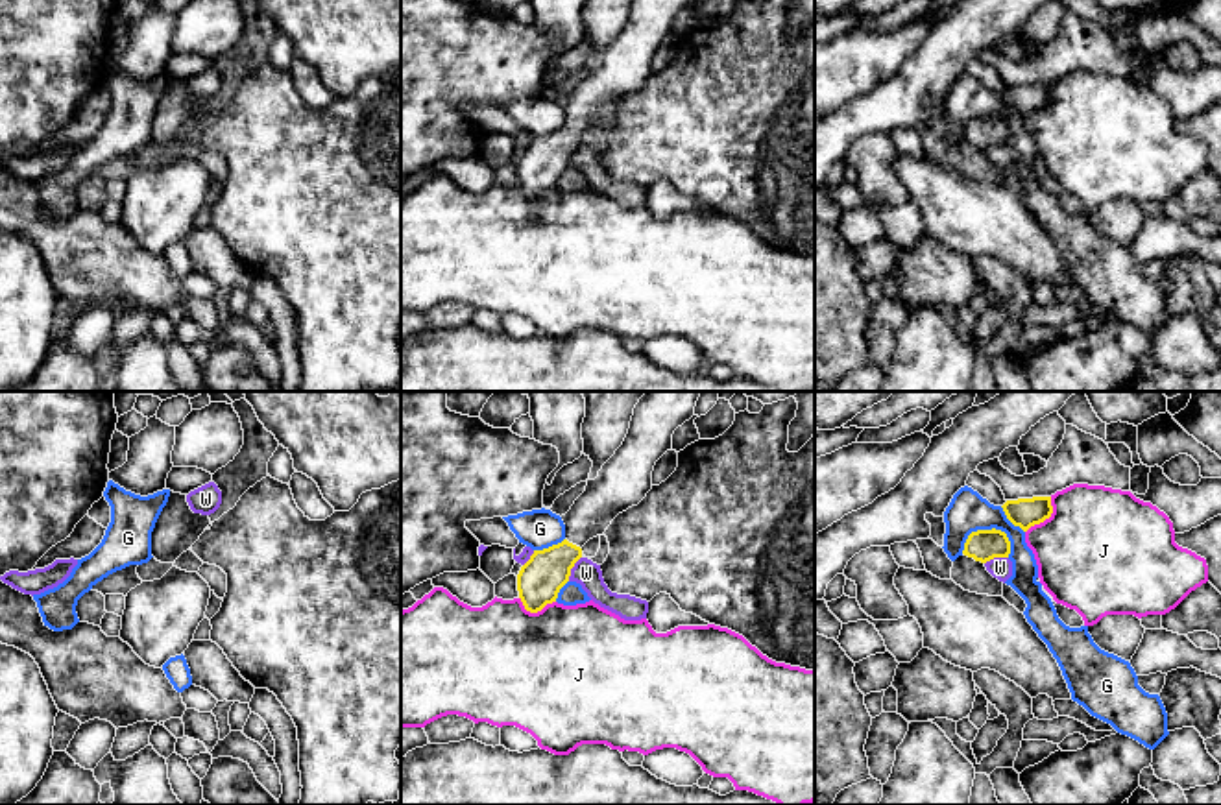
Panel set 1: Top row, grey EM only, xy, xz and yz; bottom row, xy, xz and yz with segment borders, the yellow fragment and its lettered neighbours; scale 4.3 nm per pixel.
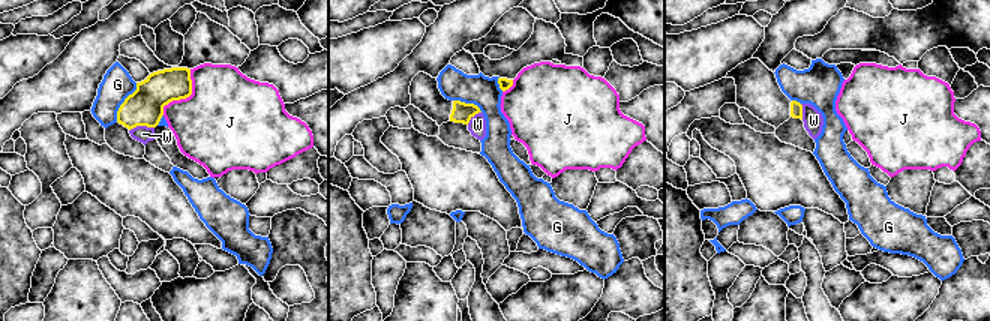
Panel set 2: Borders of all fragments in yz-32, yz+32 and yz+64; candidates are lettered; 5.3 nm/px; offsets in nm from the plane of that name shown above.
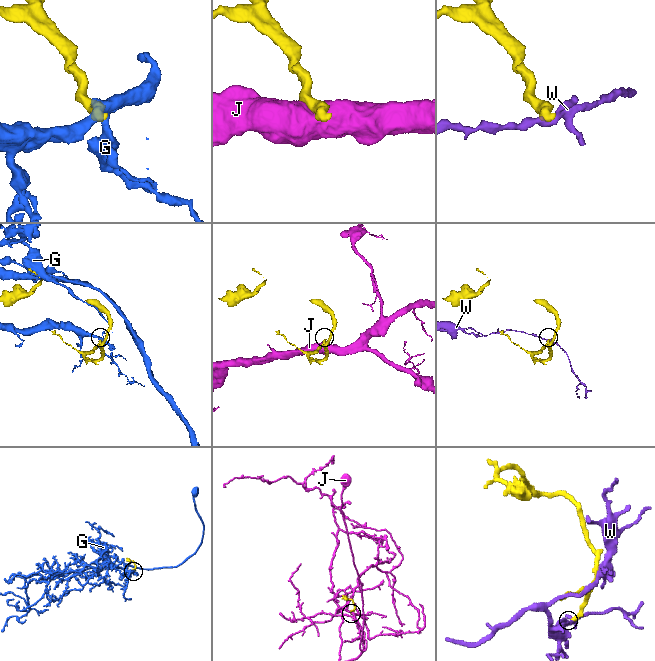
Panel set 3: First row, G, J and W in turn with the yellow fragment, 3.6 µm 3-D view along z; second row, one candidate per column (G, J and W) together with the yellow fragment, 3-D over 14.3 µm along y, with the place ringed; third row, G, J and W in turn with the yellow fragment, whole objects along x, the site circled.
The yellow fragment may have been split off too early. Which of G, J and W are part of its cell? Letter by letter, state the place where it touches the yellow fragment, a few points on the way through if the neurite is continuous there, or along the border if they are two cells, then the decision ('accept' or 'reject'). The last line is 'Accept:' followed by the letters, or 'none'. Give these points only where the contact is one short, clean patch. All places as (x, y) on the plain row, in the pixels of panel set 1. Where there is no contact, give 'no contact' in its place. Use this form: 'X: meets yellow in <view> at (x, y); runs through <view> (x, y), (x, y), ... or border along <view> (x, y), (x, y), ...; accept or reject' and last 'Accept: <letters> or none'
G: meets yellow in yz at (981, 117); border along yz (1011, 128), (1000, 117), (978, 115), (968, 122), (961, 139); reject
J: meets yellow in yz at (1046, 104); reject
W: meets yellow in xz at (571, 154); border along xz (580, 143), (568, 167); reject
Accept: none

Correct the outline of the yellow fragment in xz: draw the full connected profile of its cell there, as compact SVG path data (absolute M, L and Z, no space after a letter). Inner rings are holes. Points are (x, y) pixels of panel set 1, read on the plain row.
M634 0L628 20L595 66L562 102L565 126L534 137L517 161L519 185L526 198L538 199L556 188L582 144L582 133L606 118L611 107L637 92L652 76L656 48L672 35L672 20L695 0Z

